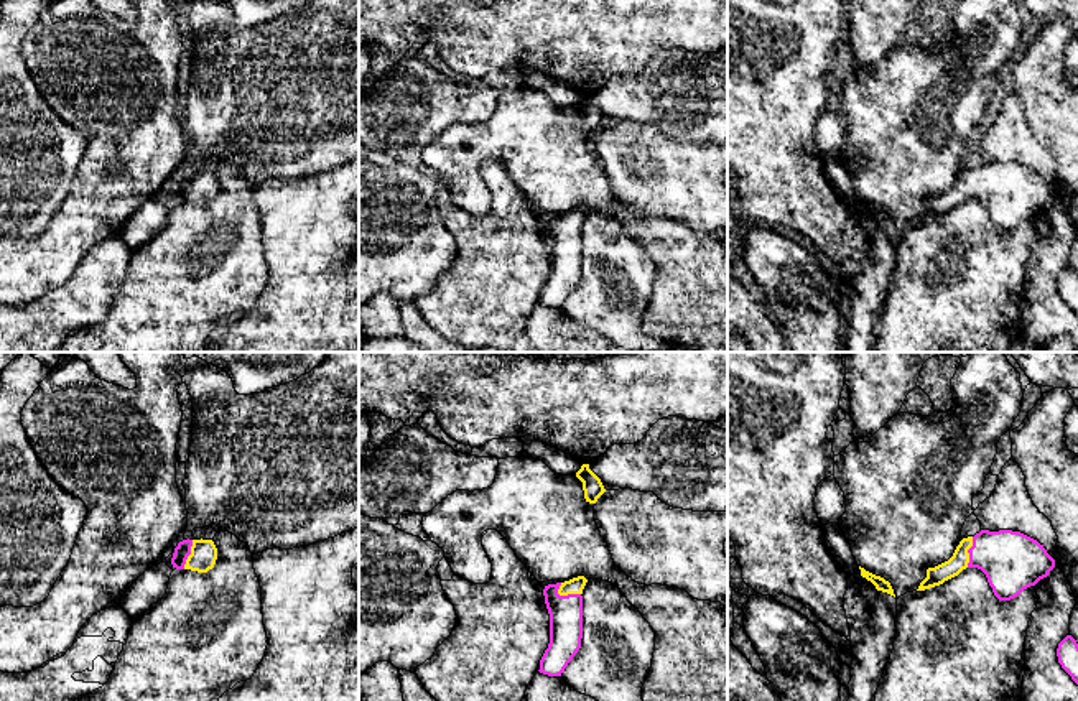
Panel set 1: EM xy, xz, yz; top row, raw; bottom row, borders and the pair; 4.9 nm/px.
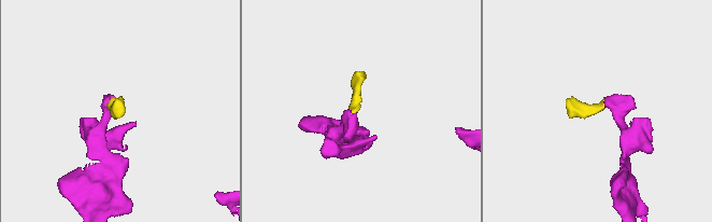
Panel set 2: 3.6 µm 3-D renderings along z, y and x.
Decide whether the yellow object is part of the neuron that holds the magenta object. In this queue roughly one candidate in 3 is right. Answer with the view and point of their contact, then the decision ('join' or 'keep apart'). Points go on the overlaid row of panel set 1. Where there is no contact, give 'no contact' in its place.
xz (568, 594) | join

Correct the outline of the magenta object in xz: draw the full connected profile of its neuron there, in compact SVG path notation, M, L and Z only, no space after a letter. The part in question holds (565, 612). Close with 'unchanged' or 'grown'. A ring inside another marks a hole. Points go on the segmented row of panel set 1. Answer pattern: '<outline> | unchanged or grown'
M573 578L548 584L543 589L550 614L550 643L540 660L540 673L561 676L568 663L581 648L583 638L583 589L588 579Z | grown

